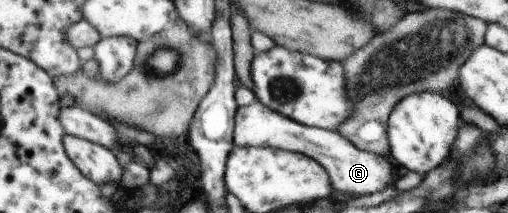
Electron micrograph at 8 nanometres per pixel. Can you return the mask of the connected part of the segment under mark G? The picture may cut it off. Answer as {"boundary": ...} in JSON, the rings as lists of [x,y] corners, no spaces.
{"boundary":[[[259,100],[250,105],[238,107],[234,144],[237,147],[273,147],[303,153],[305,156],[315,159],[320,165],[323,165],[323,168],[330,176],[332,187],[335,187],[335,190],[340,190],[350,195],[370,195],[371,193],[382,191],[389,184],[394,184],[393,180],[396,180],[398,177],[396,175],[394,178],[393,170],[397,166],[390,158],[382,157],[381,155],[356,147],[355,144],[350,143],[350,140],[346,139],[337,130],[330,131],[329,129],[320,129],[319,127],[308,127],[307,125],[299,124],[299,121],[274,111]]]}

